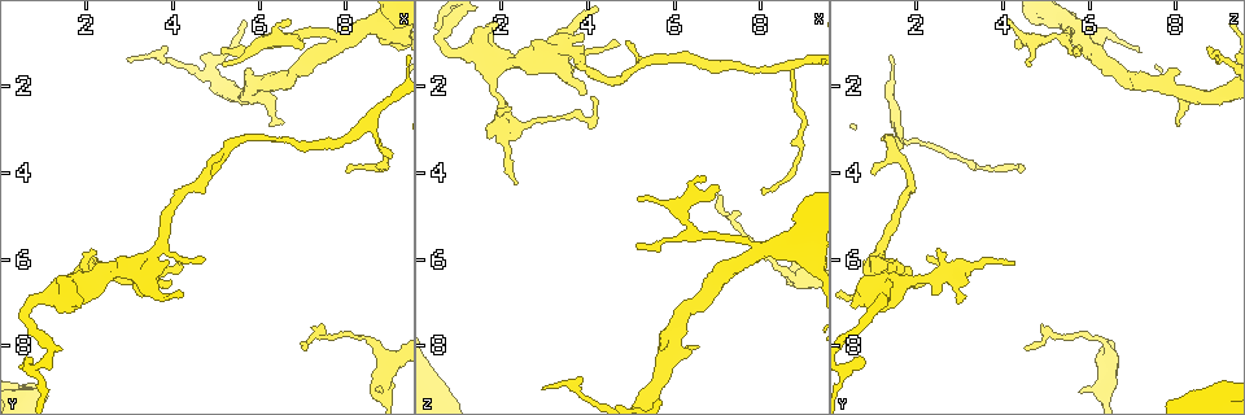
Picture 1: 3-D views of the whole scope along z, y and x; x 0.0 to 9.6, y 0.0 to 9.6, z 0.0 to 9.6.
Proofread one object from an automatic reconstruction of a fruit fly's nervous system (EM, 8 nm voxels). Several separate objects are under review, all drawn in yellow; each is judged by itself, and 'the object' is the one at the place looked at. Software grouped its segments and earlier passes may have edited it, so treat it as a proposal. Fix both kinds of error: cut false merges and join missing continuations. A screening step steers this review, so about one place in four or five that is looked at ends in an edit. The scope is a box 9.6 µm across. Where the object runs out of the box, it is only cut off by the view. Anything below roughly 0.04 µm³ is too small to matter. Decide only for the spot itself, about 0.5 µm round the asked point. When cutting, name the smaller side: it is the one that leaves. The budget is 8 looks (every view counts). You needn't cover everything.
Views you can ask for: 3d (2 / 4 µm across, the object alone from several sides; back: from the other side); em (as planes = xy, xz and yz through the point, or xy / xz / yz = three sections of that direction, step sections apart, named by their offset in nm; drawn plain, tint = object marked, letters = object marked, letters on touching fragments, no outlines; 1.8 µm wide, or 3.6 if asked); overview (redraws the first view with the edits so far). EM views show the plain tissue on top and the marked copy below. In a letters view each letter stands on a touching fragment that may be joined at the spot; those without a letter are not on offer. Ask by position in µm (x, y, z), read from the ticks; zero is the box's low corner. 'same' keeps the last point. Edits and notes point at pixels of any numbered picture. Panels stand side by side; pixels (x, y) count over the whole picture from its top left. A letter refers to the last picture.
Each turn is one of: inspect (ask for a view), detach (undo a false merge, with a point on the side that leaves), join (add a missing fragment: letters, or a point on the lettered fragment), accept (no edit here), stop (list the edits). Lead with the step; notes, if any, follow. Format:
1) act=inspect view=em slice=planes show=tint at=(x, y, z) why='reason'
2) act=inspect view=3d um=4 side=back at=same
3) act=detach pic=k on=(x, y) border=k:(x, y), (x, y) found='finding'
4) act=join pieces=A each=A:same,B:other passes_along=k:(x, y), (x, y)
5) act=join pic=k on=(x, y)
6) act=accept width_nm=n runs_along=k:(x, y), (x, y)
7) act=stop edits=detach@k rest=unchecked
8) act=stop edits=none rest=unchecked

act=inspect view=em slice=planes show=letters at=(8.85, 9.00, 5.80) why='stops while still wide'

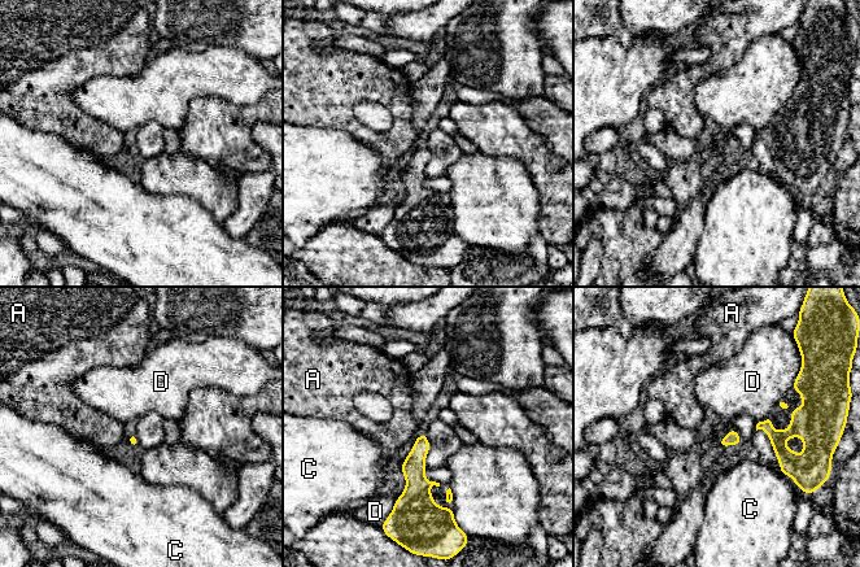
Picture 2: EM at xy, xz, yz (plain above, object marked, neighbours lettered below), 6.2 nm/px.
act=accept each=A:other,C:other,D:other runs_along=2:(423, 436), (417, 492), (435, 510) found='no lettered fragment goes on from it'

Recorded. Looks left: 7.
act=inspect view=em um=3.6 slice=planes show=letters at=(2.35, 6.05, 4.25) why='tapers out'

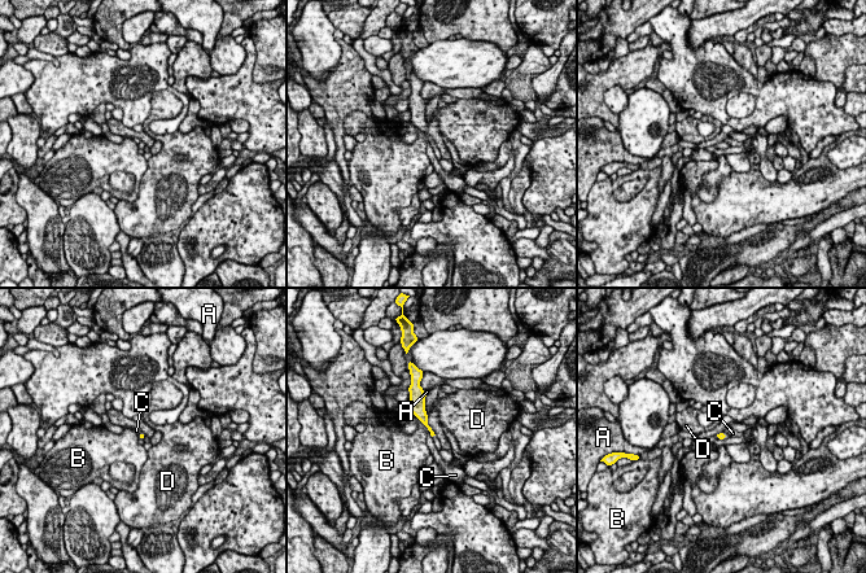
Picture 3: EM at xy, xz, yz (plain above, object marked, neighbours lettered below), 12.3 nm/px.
act=accept each=A:other,B:other,C:other,D:other border=3:(418, 418), (432, 436) found='no lettered fragment goes on from it'

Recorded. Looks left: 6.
act=inspect view=em slice=xy step=4 show=tint at=(7.05, 1.05, 4.35) why='an open end'

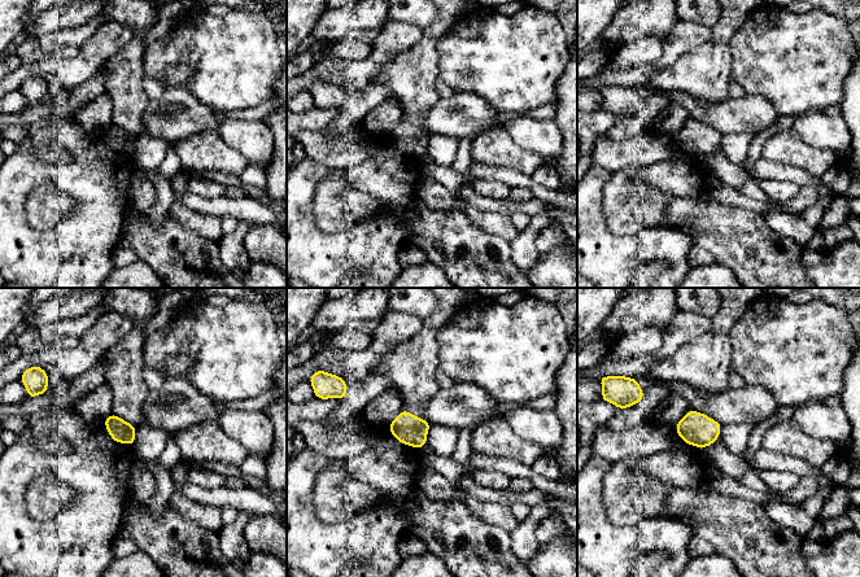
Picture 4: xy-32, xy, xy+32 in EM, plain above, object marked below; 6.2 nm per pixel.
act=inspect view=em slice=planes show=letters at=same why='another direction'

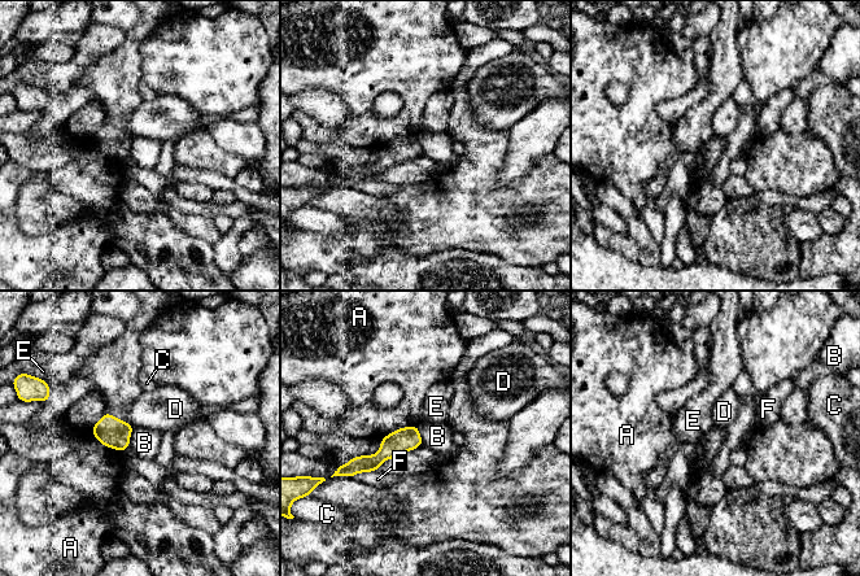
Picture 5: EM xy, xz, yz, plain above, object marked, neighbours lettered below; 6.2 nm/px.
act=accept longest_contact=A:260nm each=A:other,B:other,C:other,D:other,E:other,F:other border=5:(135, 427), (127, 448) found='no lettered fragment goes on from it'

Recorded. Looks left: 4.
act=stop edits=none rest=unchecked

